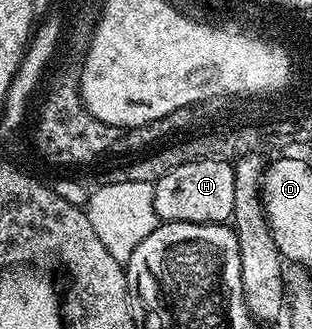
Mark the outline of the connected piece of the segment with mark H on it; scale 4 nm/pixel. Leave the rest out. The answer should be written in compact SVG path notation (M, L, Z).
M223 160L191 161L155 182L153 209L164 223L224 223L233 215L235 168Z

